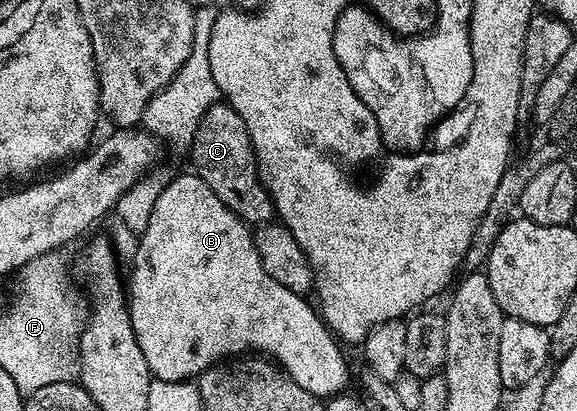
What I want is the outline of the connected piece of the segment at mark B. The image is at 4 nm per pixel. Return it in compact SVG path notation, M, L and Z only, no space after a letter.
M179 175L164 185L145 233L138 236L134 259L131 283L129 279L131 324L154 378L174 383L191 381L228 357L258 353L278 363L310 395L340 394L335 385L349 361L339 353L340 344L322 315L307 304L304 296L285 289L265 273L265 265L257 257L252 228L234 215L198 175Z

